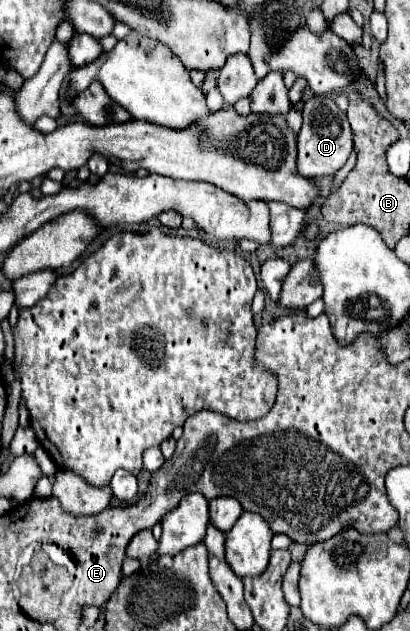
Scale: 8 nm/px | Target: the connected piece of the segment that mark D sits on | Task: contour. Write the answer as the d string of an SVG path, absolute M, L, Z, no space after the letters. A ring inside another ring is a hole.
M333 97L307 99L305 107L303 107L303 127L297 135L297 169L299 169L299 173L303 177L309 177L309 179L333 175L335 171L339 171L347 163L351 151L353 151L353 131L351 131L351 125L349 125L345 113L335 105L335 99Z

